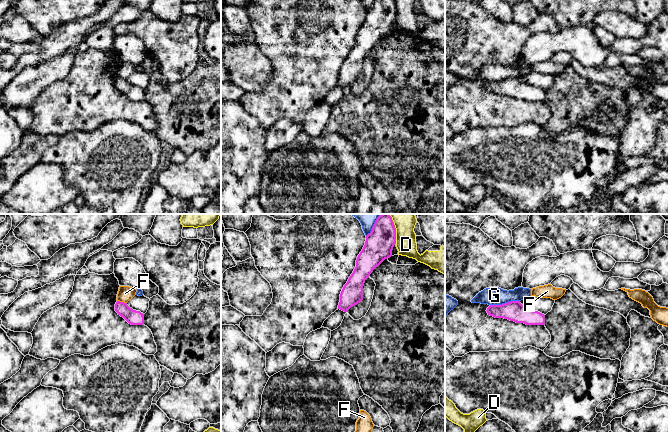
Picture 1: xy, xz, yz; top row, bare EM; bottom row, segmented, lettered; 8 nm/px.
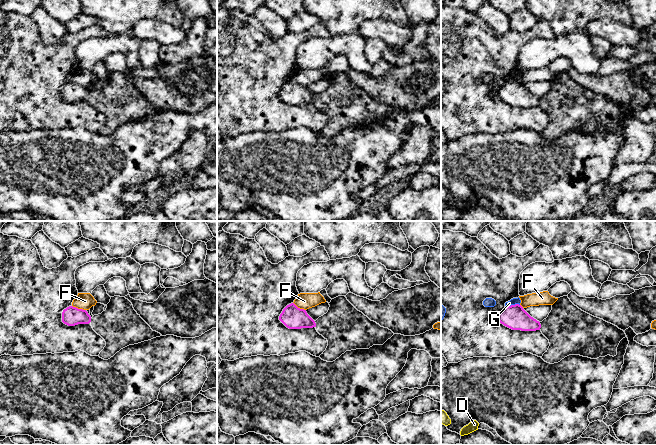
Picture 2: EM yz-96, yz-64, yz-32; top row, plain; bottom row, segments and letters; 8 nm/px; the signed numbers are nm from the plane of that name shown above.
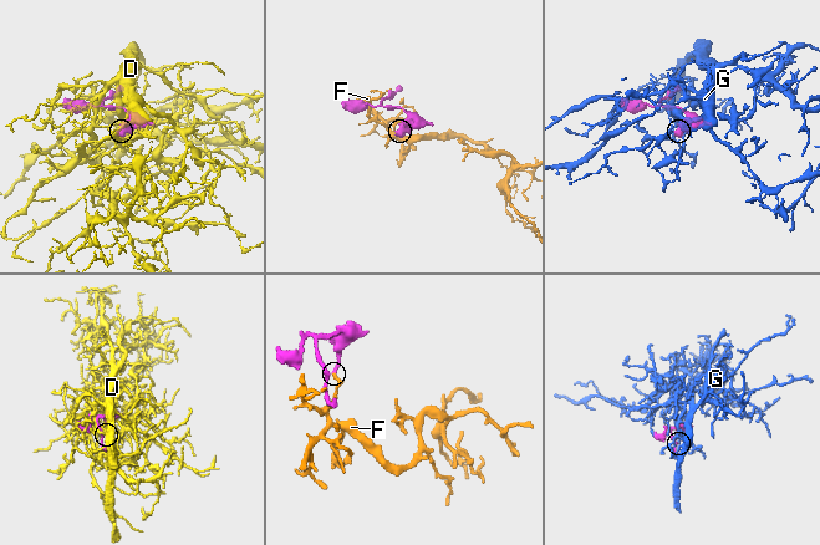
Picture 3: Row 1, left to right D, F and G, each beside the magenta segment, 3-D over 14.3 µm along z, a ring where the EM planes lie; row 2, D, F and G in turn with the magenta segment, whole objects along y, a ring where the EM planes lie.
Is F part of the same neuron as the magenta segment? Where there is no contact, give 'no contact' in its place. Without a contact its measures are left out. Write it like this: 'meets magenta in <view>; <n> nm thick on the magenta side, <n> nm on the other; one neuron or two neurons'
meets magenta in xy; 120 nm thick on the magenta side, 120 nm on the other; two neurons

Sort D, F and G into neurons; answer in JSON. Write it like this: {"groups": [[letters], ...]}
{"groups": [["D"], ["F"], ["G"]]}

